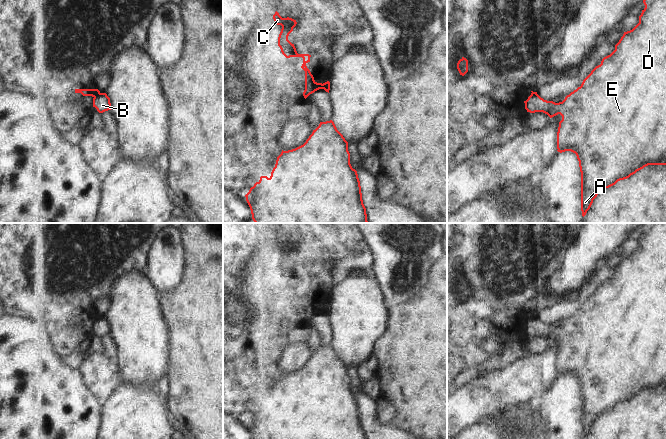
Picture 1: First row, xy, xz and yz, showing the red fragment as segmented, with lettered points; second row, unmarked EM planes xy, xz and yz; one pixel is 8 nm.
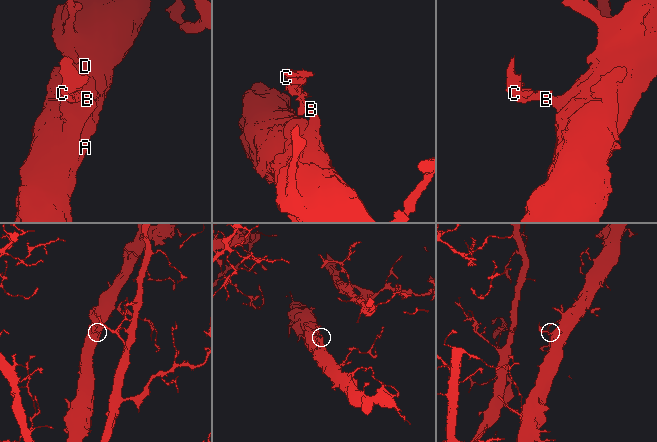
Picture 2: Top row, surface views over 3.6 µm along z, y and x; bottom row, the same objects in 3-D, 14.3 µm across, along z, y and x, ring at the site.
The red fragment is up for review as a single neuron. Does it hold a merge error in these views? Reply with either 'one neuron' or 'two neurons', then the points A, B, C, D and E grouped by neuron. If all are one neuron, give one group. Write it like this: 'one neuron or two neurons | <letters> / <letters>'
two neurons | A B D E / C

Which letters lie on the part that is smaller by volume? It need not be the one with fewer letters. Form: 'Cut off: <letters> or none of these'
Cut off: C.

